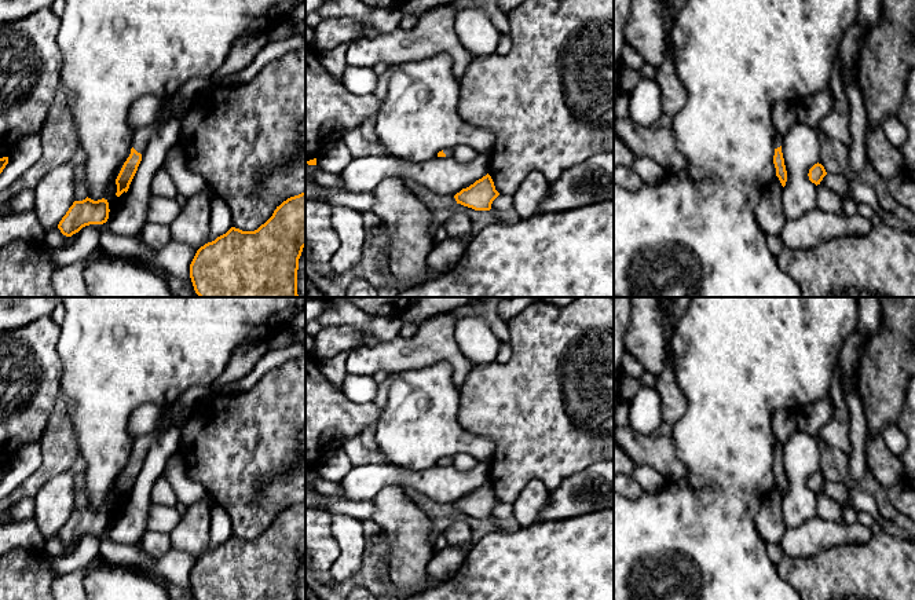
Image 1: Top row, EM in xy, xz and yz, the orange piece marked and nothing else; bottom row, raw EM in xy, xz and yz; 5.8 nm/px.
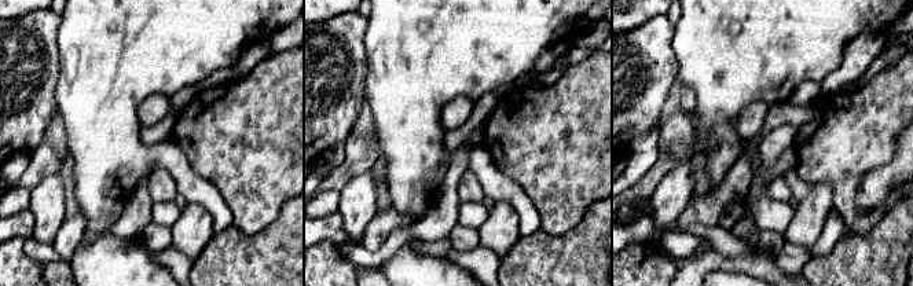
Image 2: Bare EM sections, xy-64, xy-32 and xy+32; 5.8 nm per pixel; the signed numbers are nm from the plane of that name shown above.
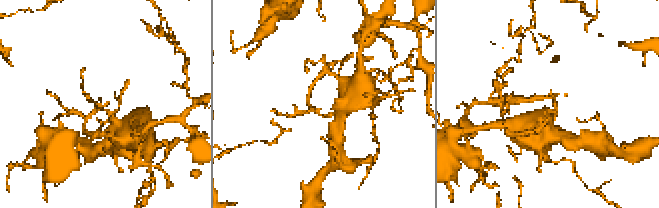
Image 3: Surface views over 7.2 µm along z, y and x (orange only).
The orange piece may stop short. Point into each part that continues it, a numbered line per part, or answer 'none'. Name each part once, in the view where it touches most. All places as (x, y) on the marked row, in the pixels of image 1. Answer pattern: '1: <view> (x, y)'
1: xy (141, 136)

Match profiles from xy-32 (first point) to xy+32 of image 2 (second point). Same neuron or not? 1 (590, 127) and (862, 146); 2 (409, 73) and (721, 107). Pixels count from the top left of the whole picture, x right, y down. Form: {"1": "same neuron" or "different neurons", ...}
{"1": "same neuron", "2": "same neuron"}

